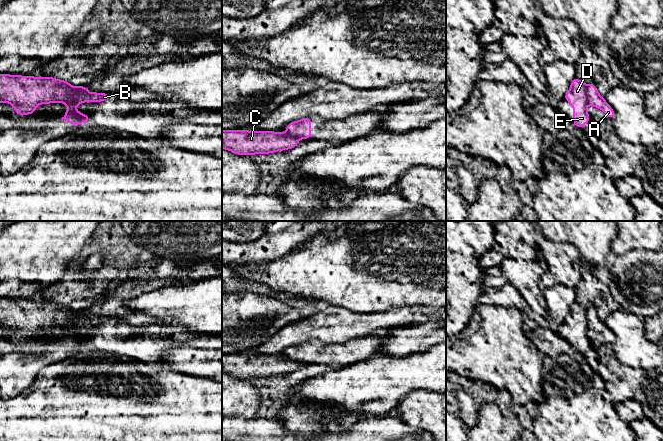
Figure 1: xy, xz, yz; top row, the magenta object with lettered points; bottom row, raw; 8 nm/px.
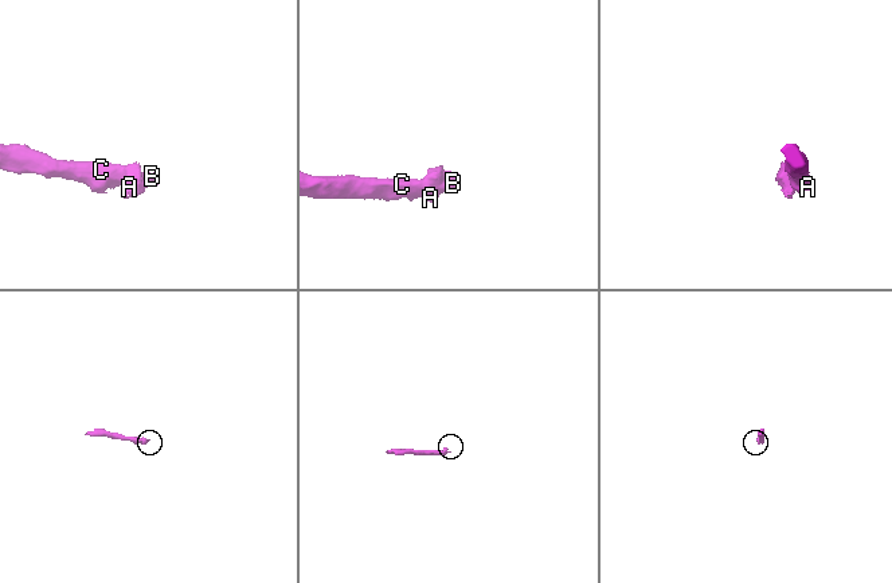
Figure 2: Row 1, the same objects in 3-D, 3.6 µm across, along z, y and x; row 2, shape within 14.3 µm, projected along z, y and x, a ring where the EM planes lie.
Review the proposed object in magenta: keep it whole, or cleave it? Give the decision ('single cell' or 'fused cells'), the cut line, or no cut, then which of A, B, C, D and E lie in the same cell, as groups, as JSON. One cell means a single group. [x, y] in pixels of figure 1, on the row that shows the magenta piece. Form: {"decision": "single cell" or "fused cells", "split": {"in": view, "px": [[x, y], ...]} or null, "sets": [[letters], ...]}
{"decision": "fused cells", "split": {"in": "yz", "px": [[585, 85], [587, 103]]}, "sets": [["A", "B", "C"], ["D", "E"]]}

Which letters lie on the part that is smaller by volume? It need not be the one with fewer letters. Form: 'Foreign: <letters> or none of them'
Foreign: D, E

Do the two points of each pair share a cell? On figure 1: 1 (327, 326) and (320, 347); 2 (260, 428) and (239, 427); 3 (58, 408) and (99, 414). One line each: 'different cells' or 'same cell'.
1: different cells
2: same cell
3: same cell

